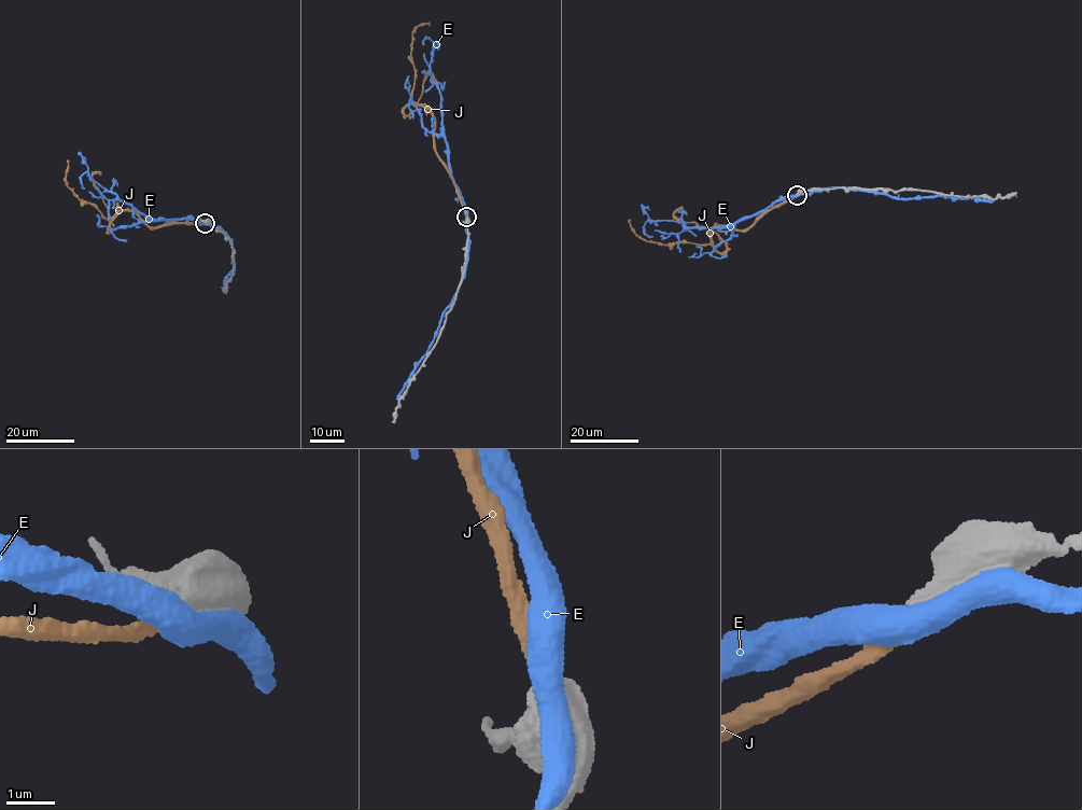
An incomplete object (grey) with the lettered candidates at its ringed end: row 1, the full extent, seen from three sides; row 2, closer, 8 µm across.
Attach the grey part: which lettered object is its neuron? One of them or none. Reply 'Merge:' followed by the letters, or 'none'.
Merge: J

